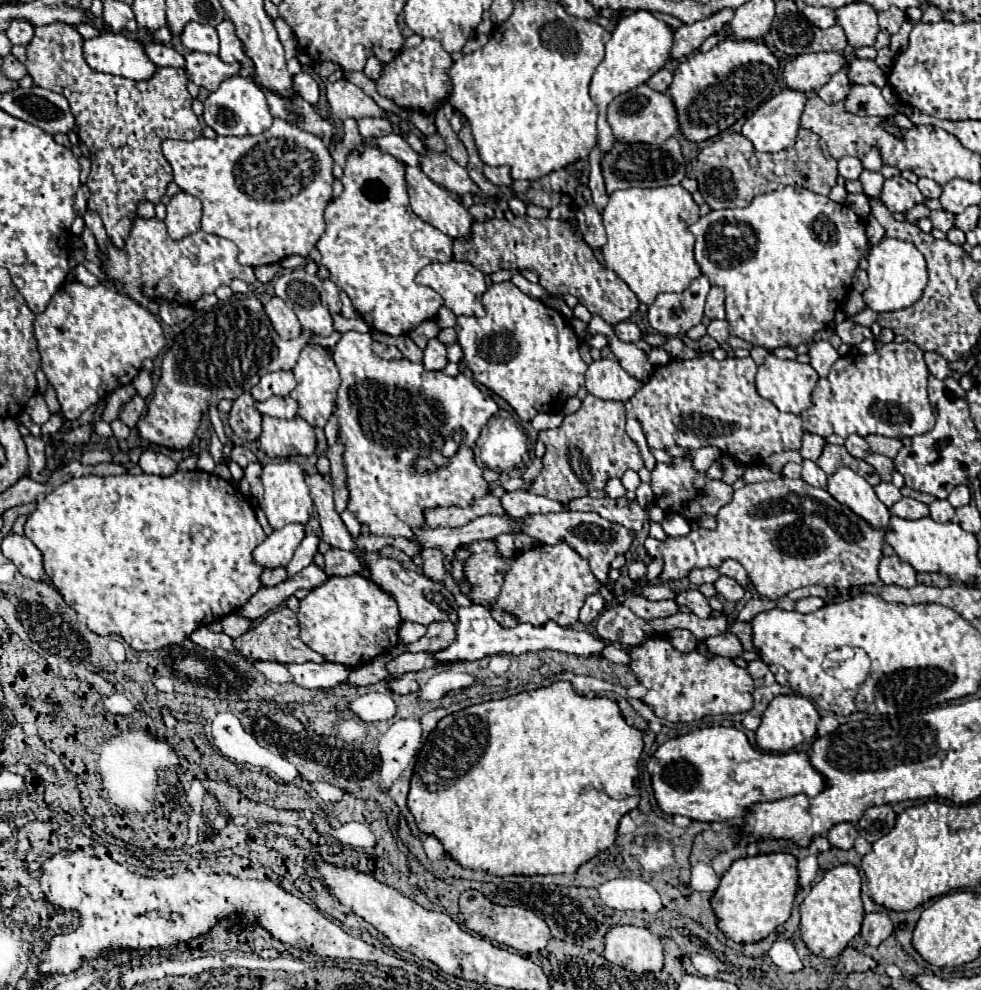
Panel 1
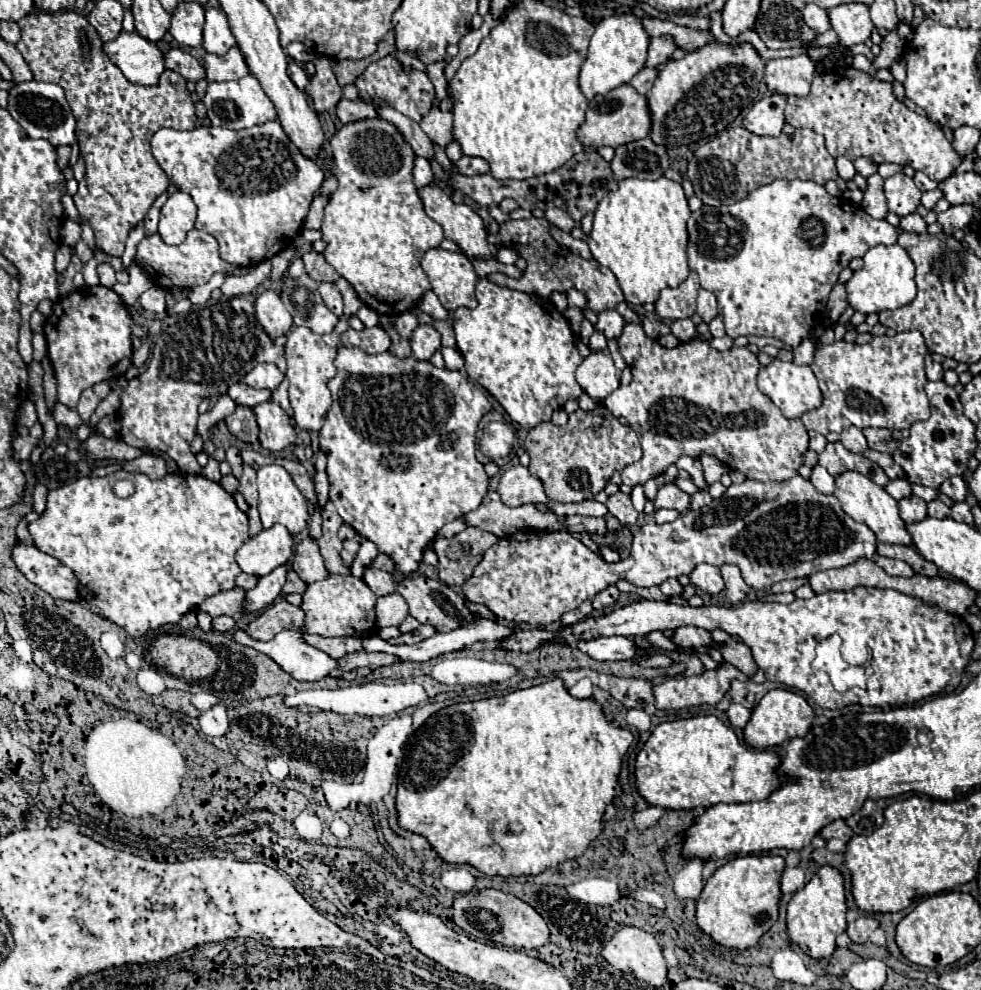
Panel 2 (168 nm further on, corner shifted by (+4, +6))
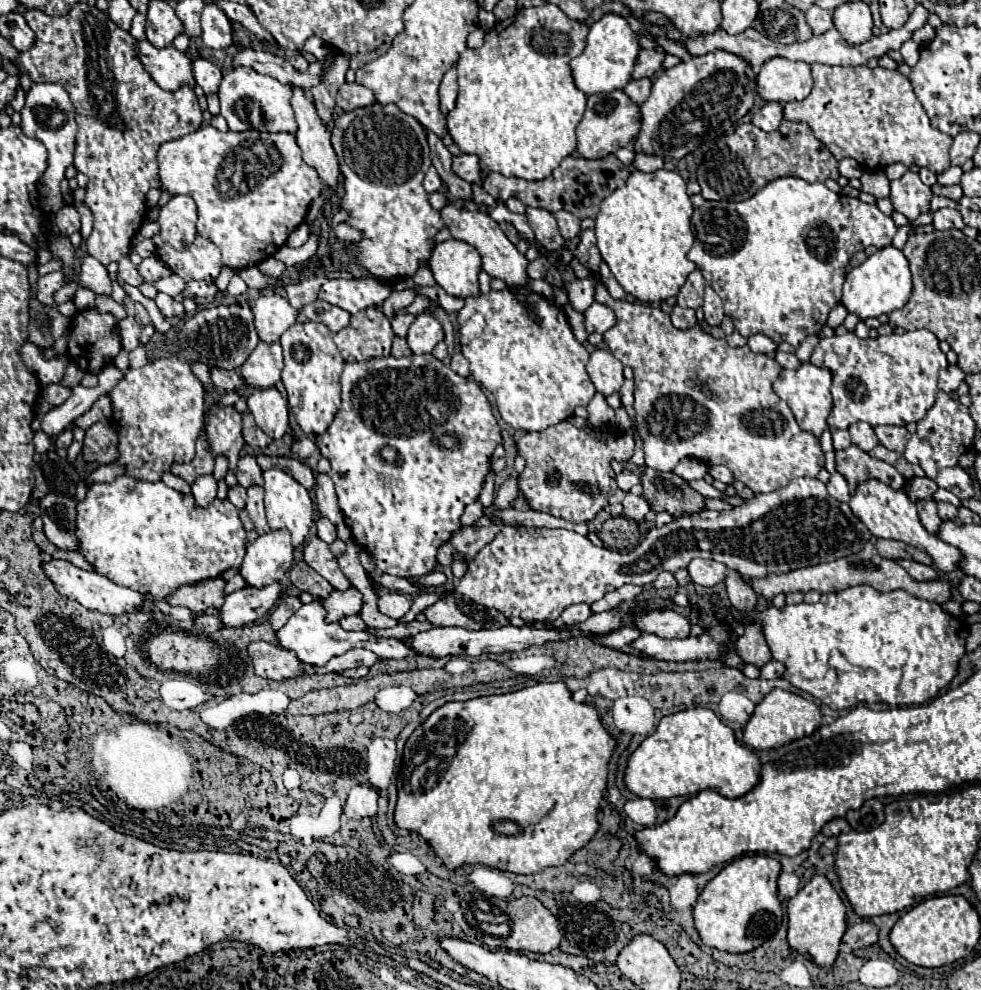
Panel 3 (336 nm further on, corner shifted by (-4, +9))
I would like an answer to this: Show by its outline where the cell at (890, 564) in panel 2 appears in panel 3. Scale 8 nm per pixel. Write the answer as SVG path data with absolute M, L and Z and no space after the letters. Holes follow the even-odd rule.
M899 560L899 566L903 566L917 582L929 582L929 580L937 580L939 574L933 570L933 566L925 566L913 560Z

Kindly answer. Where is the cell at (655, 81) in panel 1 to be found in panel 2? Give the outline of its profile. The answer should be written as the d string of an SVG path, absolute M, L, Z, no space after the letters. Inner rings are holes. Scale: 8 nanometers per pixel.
M645 67L645 69L641 69L641 71L631 79L631 85L633 85L635 89L639 89L639 93L647 95L647 93L651 91L657 75L659 75L659 71L657 71L655 67Z

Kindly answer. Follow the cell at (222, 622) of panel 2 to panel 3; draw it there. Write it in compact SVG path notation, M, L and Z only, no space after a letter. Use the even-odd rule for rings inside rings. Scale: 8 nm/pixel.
M199 614L199 616L195 616L193 624L203 634L211 634L211 632L221 628L219 626L219 614Z

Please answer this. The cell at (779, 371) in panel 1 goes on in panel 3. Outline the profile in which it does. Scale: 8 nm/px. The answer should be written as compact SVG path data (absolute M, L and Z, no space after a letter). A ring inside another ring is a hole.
M811 362L801 364L801 368L797 368L797 370L783 370L781 376L777 378L777 382L773 384L775 394L789 404L799 426L817 438L829 428L827 416L833 408L833 398L831 398L829 388L831 388L831 372L825 368L819 368Z

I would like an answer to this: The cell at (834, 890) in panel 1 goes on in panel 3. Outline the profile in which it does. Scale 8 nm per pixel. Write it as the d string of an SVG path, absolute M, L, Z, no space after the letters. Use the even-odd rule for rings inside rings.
M813 876L793 898L787 902L787 916L789 916L789 930L787 942L789 948L809 956L815 966L831 966L837 958L841 938L845 934L845 904L841 896L835 892L831 882L825 876Z

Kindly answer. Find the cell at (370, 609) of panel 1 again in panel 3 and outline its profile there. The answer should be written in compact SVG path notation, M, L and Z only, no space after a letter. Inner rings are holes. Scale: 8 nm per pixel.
M349 588L345 592L333 590L329 598L321 600L327 610L327 622L339 622L347 614L359 614L361 610L361 592L357 588Z

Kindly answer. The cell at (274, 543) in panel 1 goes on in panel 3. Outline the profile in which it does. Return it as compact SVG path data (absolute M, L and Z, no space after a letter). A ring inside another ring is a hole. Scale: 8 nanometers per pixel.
M275 530L249 544L241 564L241 576L247 586L263 588L279 582L293 564L293 546L287 530Z

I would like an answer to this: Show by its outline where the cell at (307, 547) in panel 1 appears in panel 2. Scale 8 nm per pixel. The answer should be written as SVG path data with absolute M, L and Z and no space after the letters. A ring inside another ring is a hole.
M289 563L279 565L275 571L271 571L269 575L259 579L259 585L255 589L247 591L247 599L245 599L245 611L253 613L253 611L261 611L267 605L271 605L275 601L275 597L281 593L283 585L285 585L285 577L289 571Z

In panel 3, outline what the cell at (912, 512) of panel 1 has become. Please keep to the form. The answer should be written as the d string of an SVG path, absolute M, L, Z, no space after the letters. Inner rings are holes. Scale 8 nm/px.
M921 500L921 502L917 502L917 510L919 510L919 518L921 518L923 526L931 534L937 534L939 532L939 526L941 526L941 518L937 514L935 500Z

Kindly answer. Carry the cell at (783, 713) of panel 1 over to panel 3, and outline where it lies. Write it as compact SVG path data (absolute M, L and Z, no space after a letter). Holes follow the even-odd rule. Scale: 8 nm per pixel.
M771 690L757 706L743 730L743 742L755 750L769 750L811 736L821 726L821 712L811 702L787 690Z

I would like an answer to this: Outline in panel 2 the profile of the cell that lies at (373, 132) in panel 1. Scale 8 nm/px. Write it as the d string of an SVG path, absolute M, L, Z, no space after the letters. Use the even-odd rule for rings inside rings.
M341 99L337 103L337 117L341 119L341 123L355 123L355 121L361 121L361 119L377 117L377 111L375 111L373 105L369 105L365 101Z

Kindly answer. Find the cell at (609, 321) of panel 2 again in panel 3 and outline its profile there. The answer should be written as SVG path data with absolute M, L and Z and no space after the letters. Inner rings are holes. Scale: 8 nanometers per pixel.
M593 302L585 312L583 312L583 318L585 318L585 328L587 332L591 332L591 328L599 334L607 332L611 326L615 326L615 314L609 306L603 306L599 302Z

